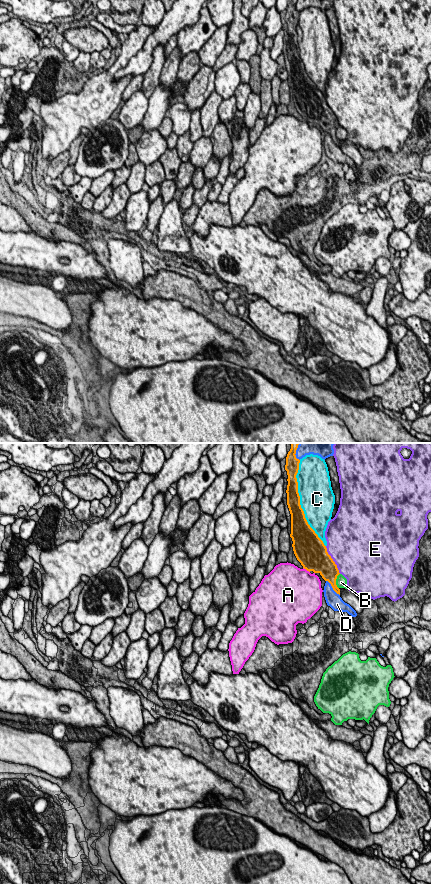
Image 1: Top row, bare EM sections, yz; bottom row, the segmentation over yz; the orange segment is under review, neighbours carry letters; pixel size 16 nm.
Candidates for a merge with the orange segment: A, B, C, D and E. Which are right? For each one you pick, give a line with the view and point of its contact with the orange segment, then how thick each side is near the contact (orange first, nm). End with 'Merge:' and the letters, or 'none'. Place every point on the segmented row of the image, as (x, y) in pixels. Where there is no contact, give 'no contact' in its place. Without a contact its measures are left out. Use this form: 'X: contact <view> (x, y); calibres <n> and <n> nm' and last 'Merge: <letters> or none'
Merge: none

